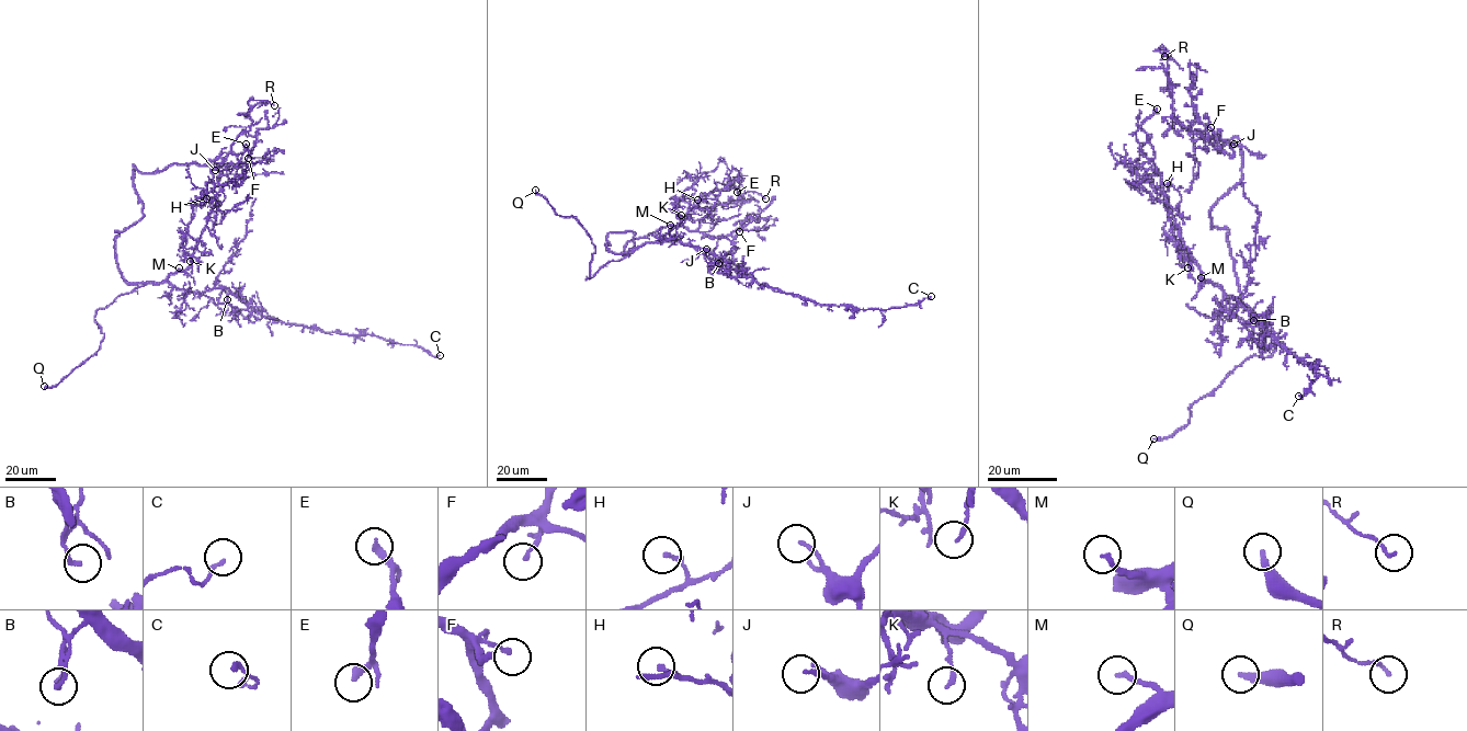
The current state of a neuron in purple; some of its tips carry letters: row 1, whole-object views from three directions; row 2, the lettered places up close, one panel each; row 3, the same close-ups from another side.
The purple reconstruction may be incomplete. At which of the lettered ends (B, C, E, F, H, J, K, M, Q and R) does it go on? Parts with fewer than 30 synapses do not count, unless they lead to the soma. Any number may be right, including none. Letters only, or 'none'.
M, Q

